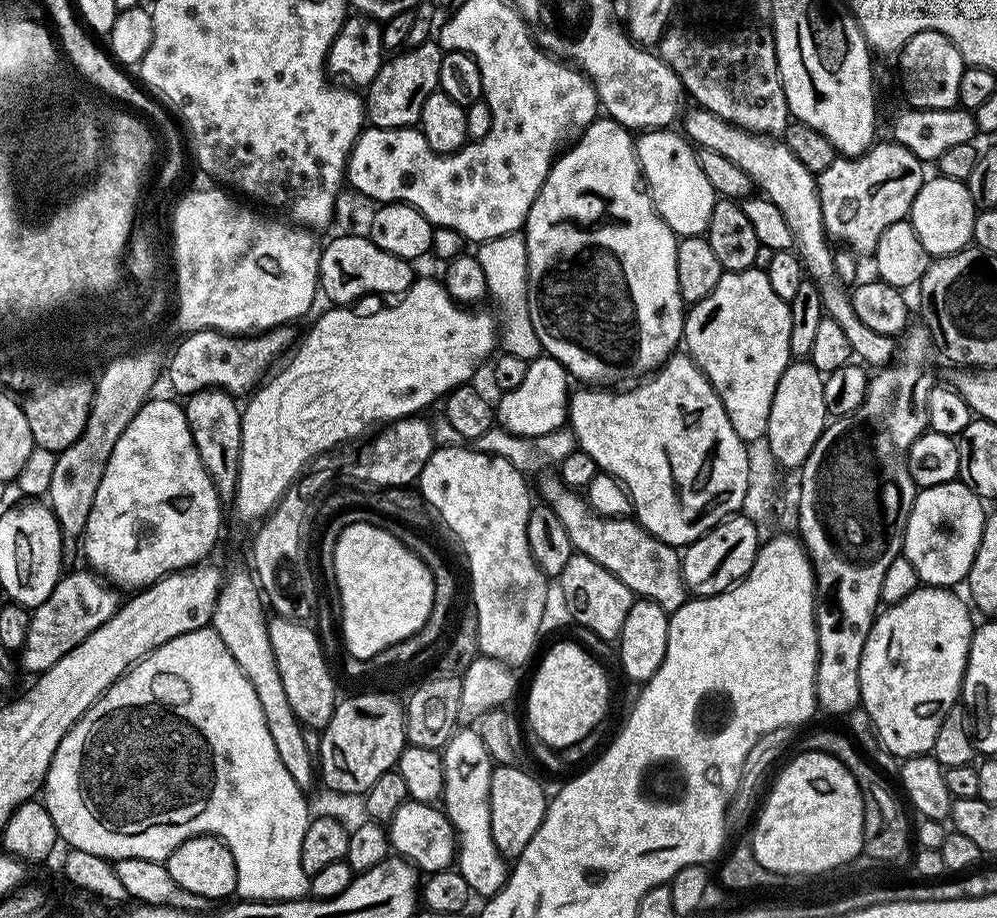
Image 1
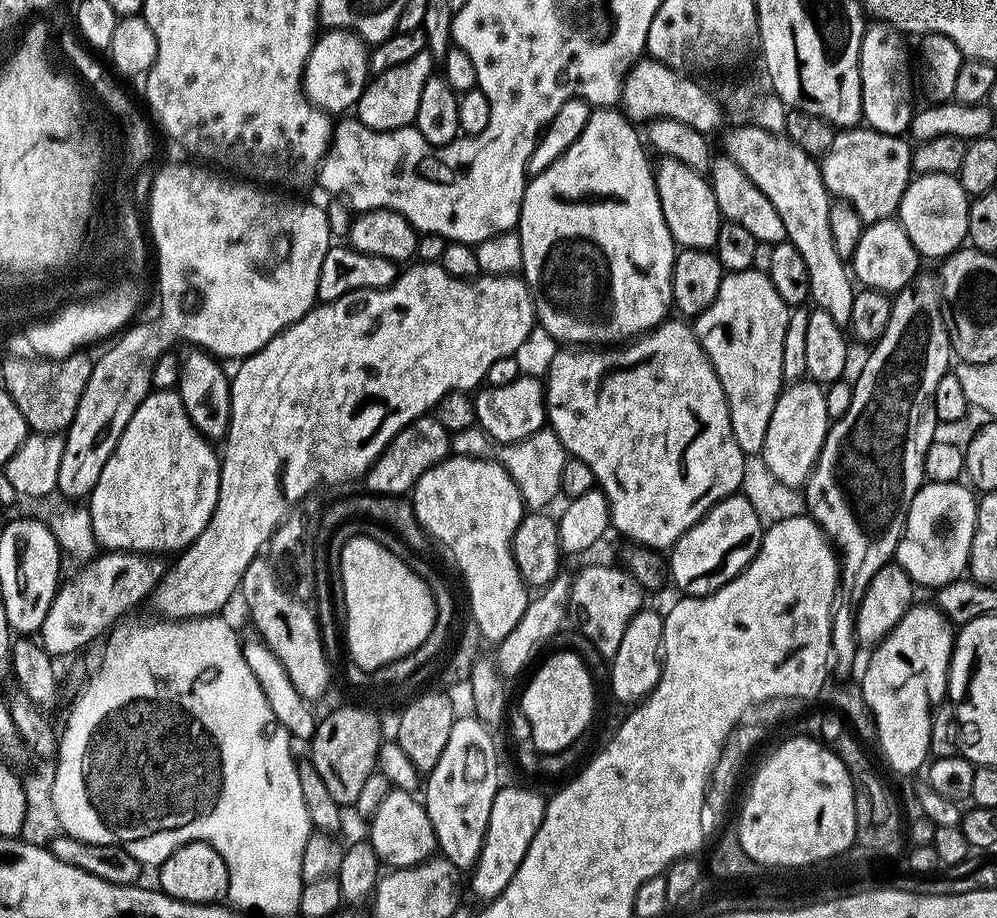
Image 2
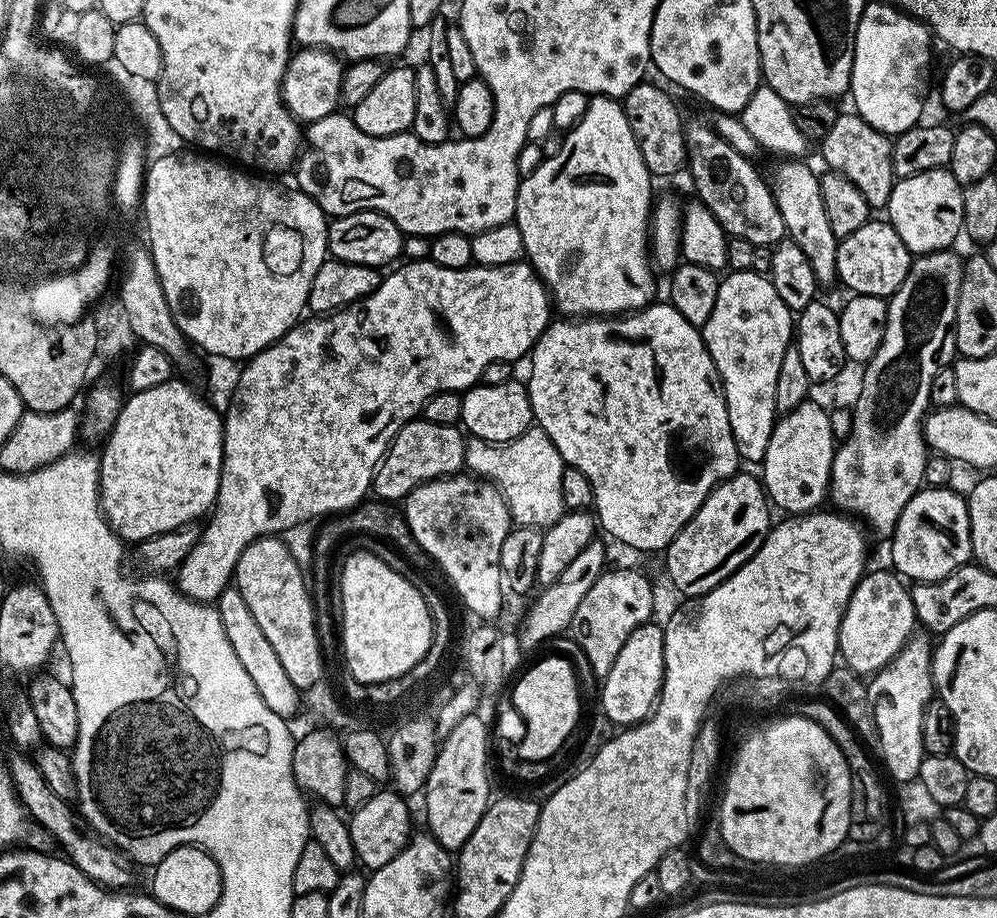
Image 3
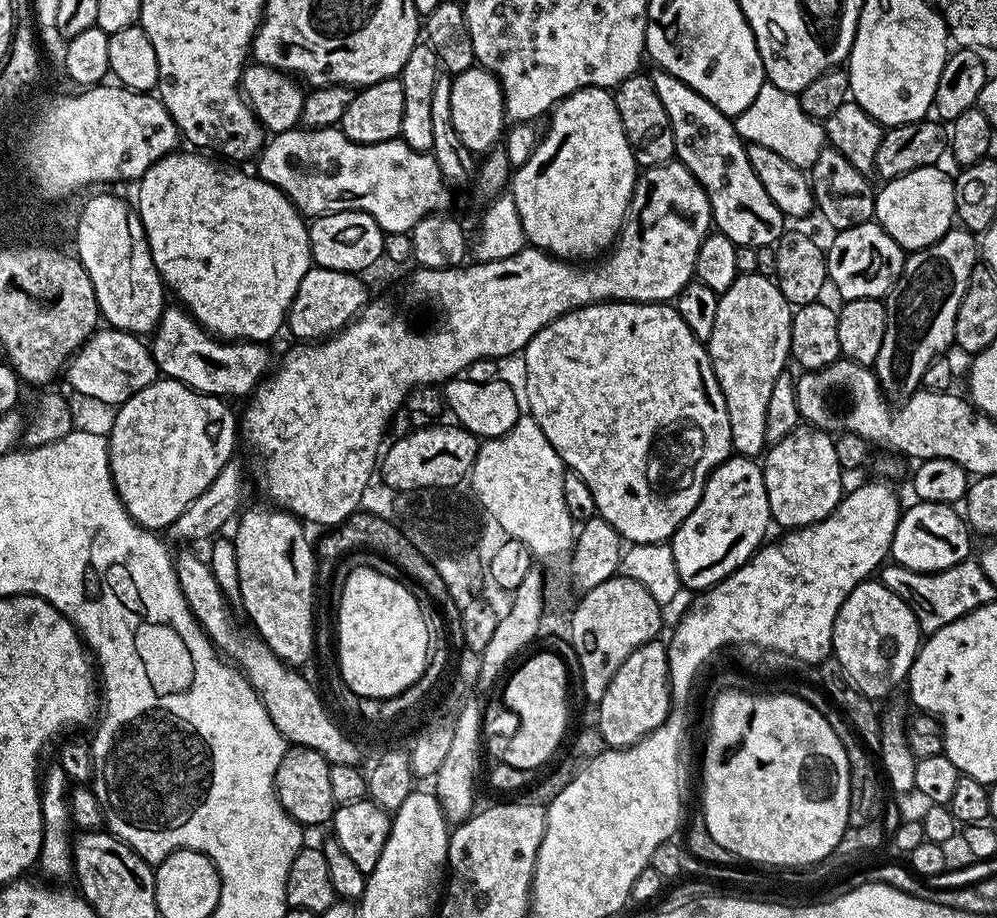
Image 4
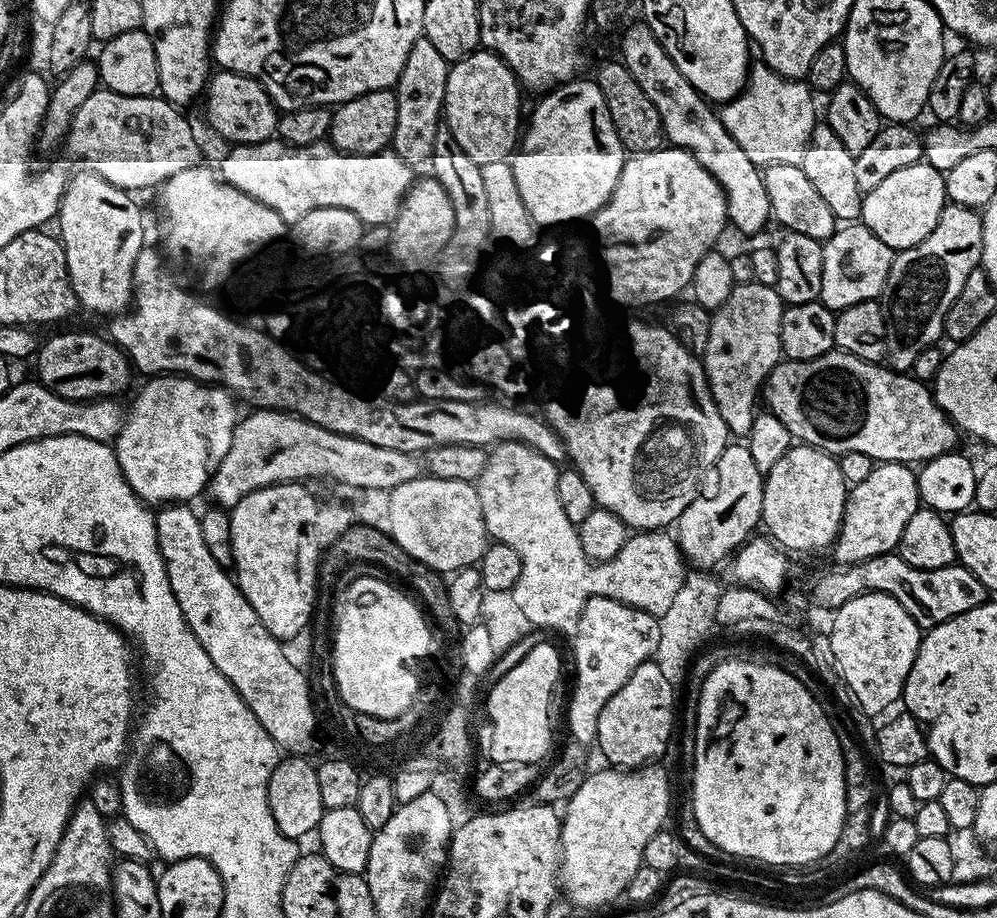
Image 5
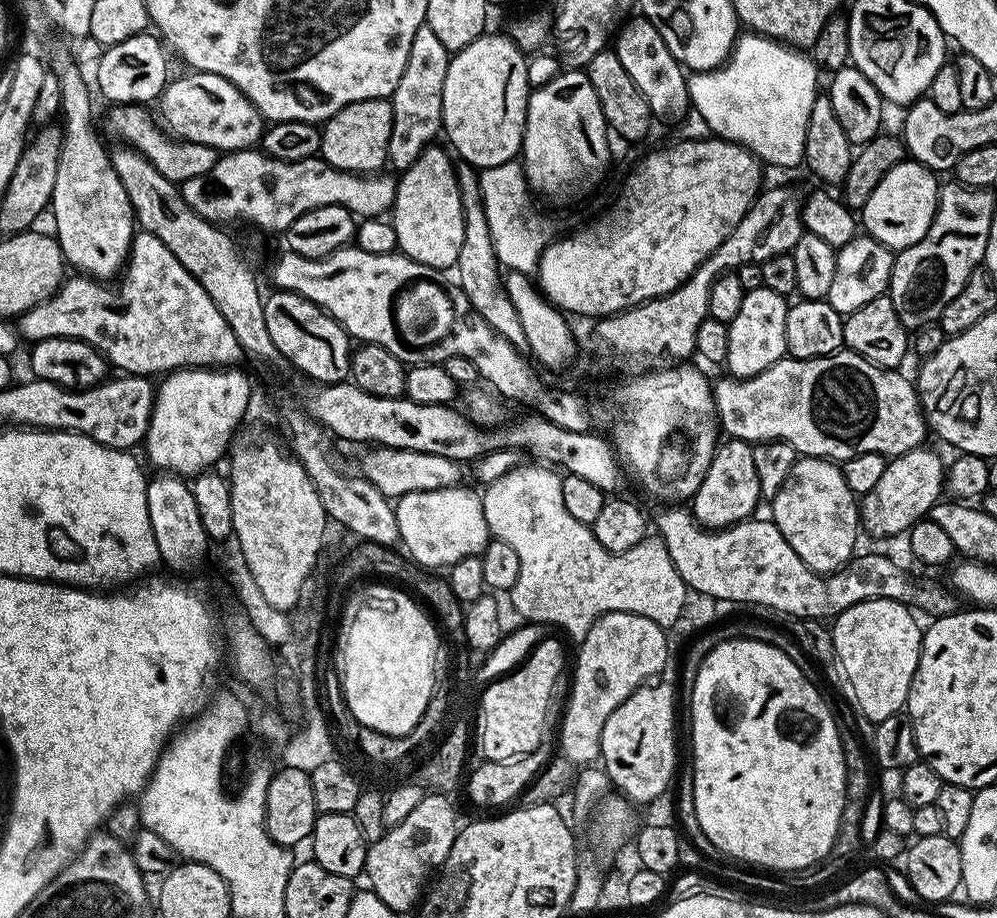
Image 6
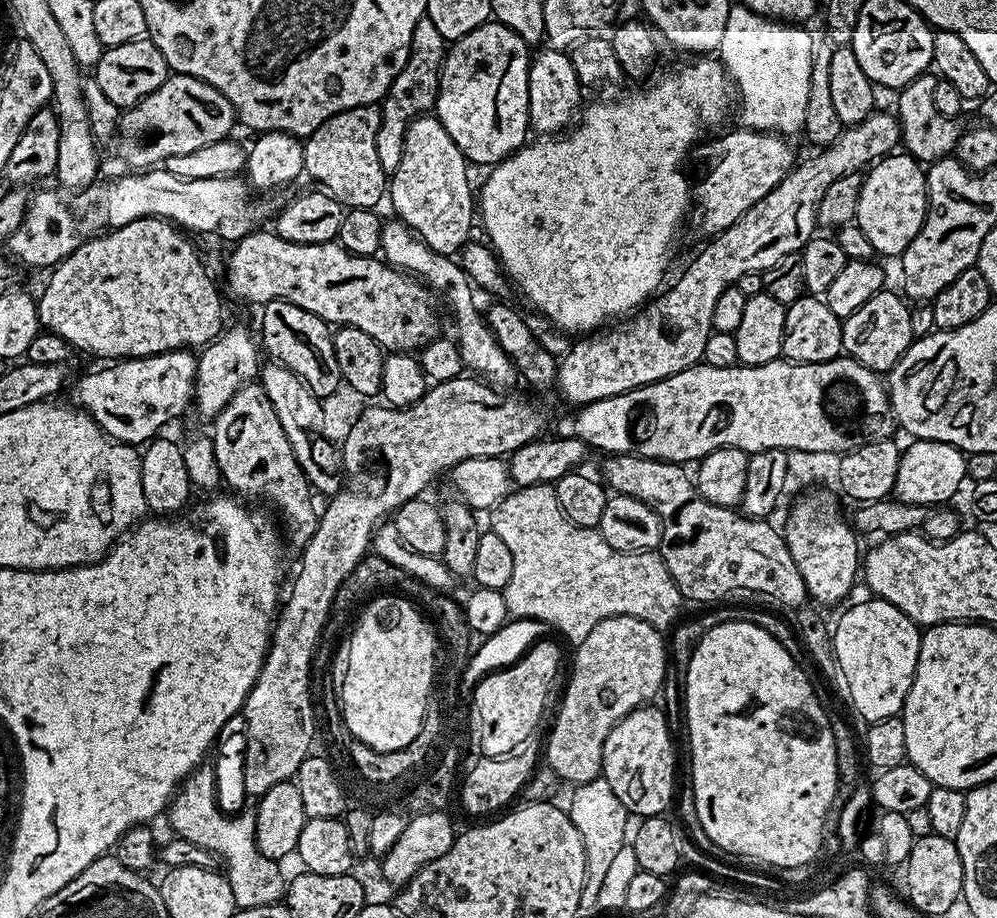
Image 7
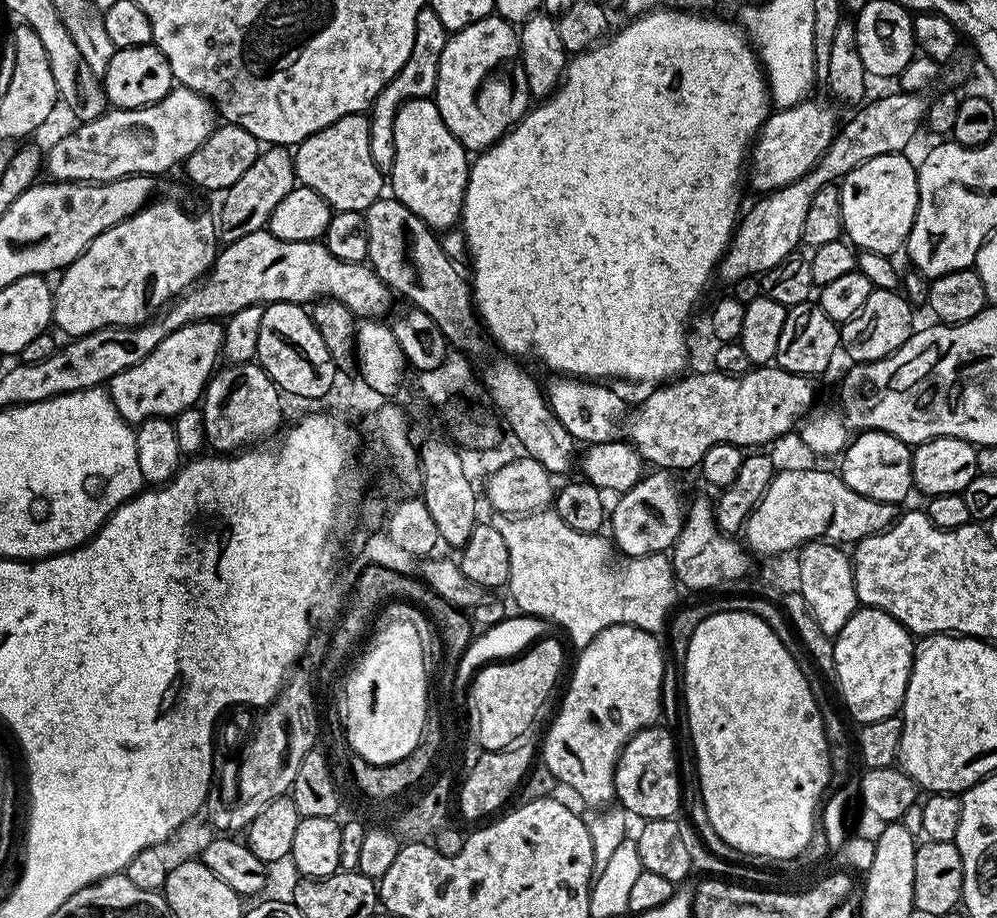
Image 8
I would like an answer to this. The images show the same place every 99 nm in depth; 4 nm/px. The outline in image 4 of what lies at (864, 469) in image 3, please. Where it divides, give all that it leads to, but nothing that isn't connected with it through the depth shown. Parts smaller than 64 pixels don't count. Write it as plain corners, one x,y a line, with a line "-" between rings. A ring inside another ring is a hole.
954,226
938,242
925,248
917,248
904,261
904,269
896,285
886,300
888,309
888,325
886,338
882,338
882,350
878,350
878,358
874,365
876,381
885,397
896,402
913,396
922,385
922,374
937,359
938,354
944,354
954,344
954,322
958,314
958,306
962,302
962,294
966,294
966,282
970,274
978,267
978,240
973,233
962,227

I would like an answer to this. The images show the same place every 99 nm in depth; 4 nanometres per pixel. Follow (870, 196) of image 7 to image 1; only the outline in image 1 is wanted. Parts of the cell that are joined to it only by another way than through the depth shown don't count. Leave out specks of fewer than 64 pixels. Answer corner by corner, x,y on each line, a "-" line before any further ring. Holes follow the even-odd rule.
939,174
925,179
924,185
912,203
910,219
918,234
918,242
926,246
929,257
939,258
961,252
972,244
974,218
978,211
976,204
970,198
967,183
962,180
951,180

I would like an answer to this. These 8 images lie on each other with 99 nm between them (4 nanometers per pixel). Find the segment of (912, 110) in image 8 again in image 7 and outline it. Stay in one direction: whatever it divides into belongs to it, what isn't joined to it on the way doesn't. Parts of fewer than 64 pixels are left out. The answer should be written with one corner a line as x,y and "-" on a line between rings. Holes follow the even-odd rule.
873,111
861,124
845,127
844,133
831,146
815,153
817,156
801,159
786,178
762,198
762,202
750,206
734,226
709,239
708,245
677,278
676,285
624,322
629,324
621,323
577,339
580,341
564,357
559,357
557,390
572,406
583,406
592,400
643,388
701,363
706,342
714,331
714,306
718,306
722,290
736,286
744,274
763,273
787,255
800,252
817,231
816,211
822,194
830,190
830,185
846,174
867,169
873,162
889,155
895,144
901,143
899,119
891,111
880,111

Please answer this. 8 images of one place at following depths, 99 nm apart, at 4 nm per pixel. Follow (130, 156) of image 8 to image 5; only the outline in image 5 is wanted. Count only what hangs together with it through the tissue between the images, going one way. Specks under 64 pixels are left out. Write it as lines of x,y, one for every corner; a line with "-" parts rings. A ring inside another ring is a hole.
216,70
211,73
203,93
204,112
208,115
208,124
220,136
232,140
233,145
261,144
276,136
278,109
260,82
237,72

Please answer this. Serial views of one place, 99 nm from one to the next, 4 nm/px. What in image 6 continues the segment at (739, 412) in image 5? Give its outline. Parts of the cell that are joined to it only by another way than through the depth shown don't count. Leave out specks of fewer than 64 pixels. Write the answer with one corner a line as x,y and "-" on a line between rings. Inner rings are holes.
766,287
744,293
742,307
728,324
730,334
729,345
726,346
724,364
728,368
727,375
737,380
745,380
751,376
762,374
770,366
785,359
788,351
786,342
786,314
790,307
783,295

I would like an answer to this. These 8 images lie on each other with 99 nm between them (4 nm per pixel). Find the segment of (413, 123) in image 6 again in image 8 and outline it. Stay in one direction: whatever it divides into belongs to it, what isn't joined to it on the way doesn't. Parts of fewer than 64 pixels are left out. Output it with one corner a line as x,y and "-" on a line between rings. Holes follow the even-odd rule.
424,7
416,19
414,50
410,50
410,58
406,58
402,70
398,70
398,74
394,74
391,82
377,94
376,100
372,103
368,121
370,154
374,158
374,166
378,166
380,172
391,173
394,166
394,118
398,114
398,110
406,102
423,100
435,93
438,82
438,62
449,35
450,29
442,26
442,18
438,18
438,14
434,14
432,7

